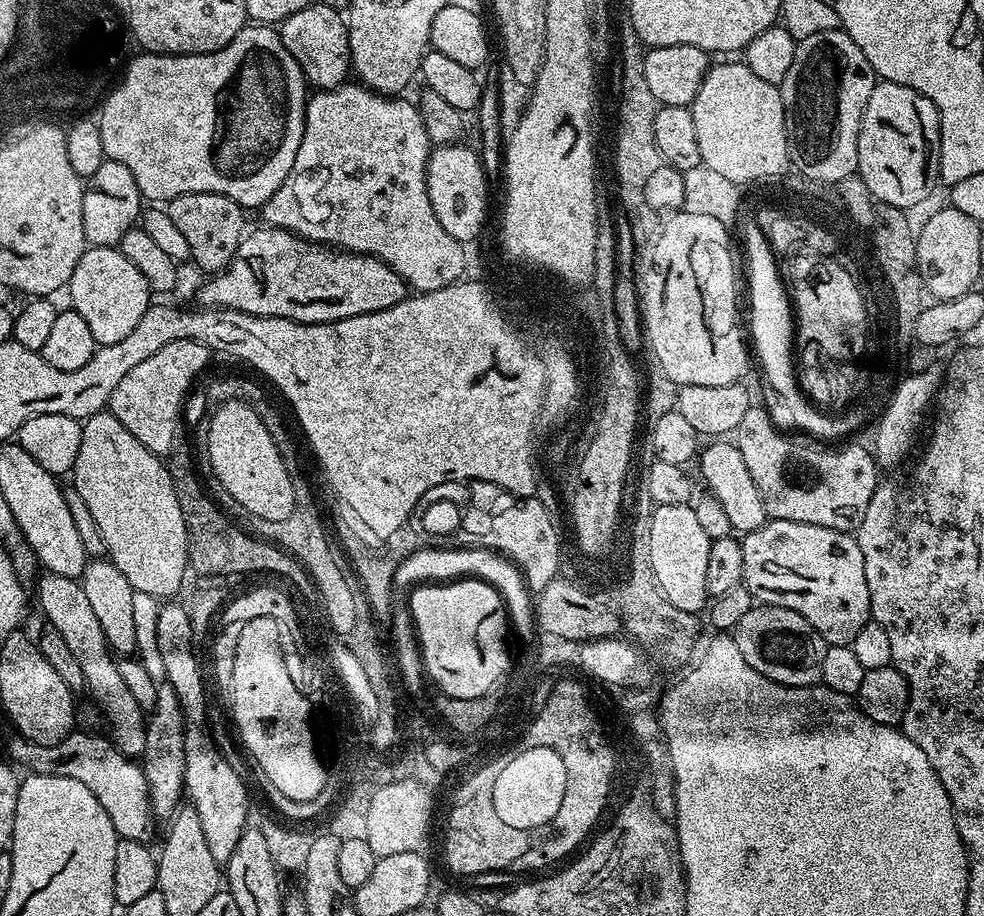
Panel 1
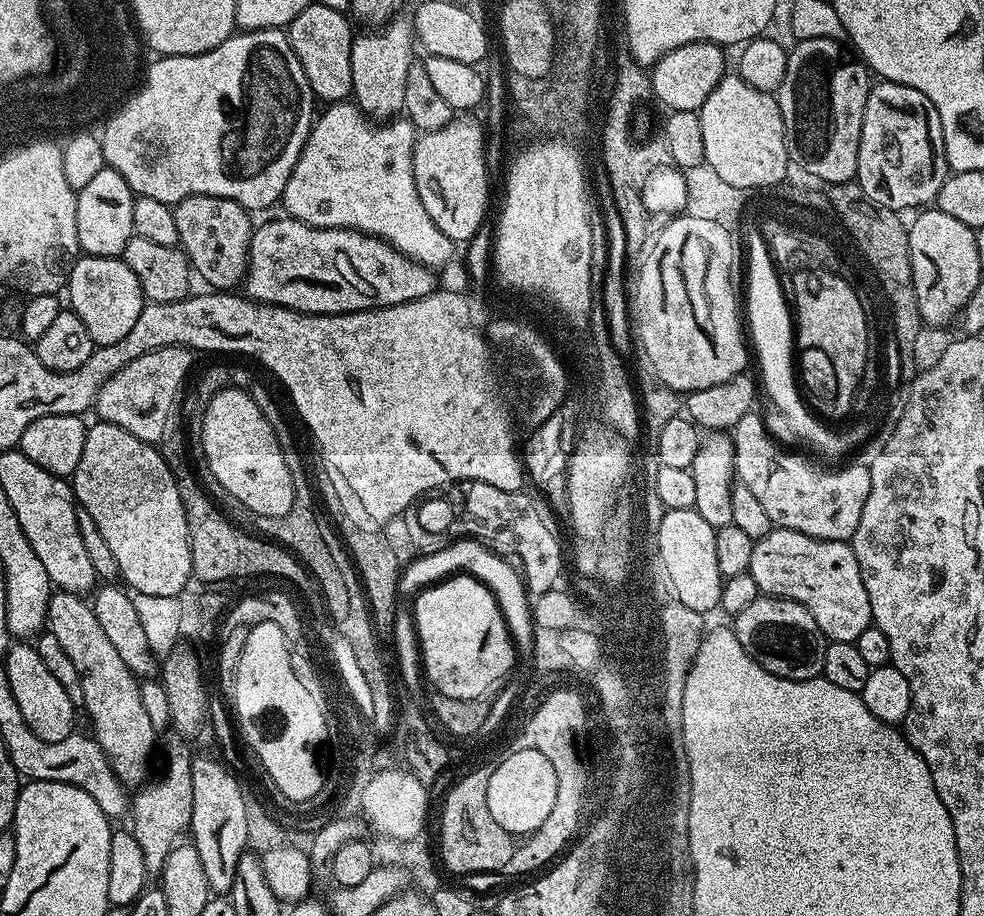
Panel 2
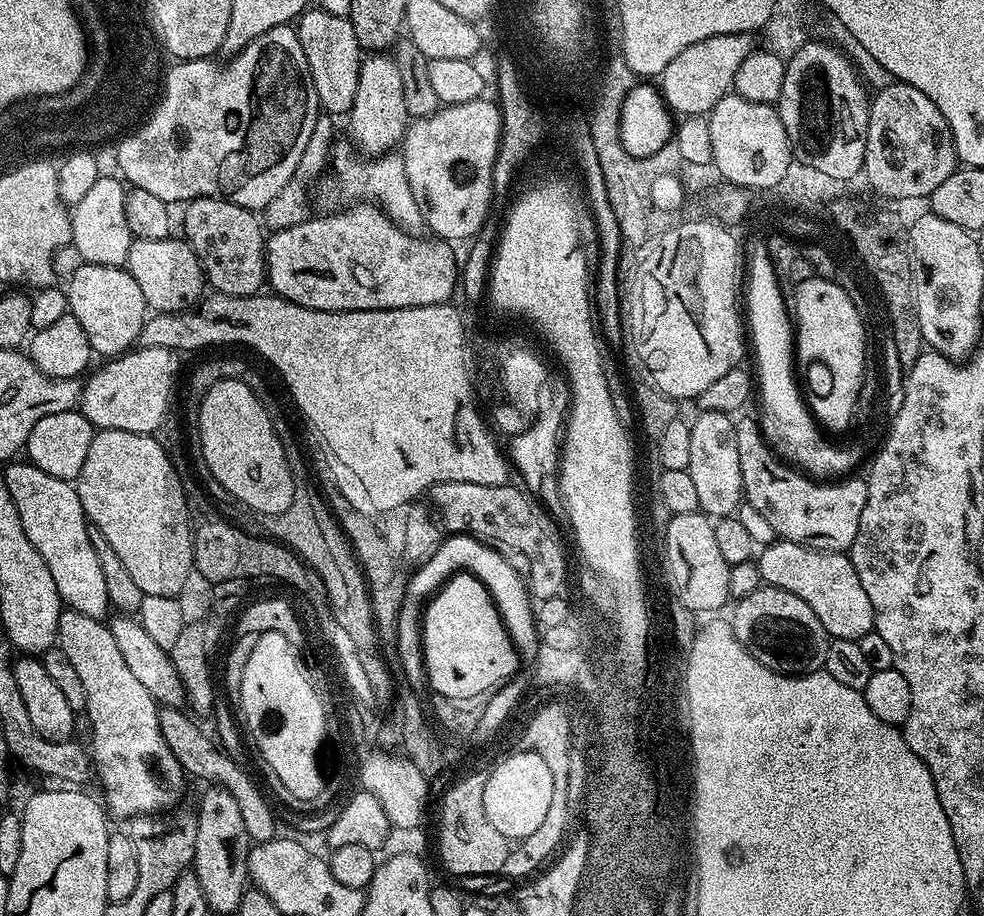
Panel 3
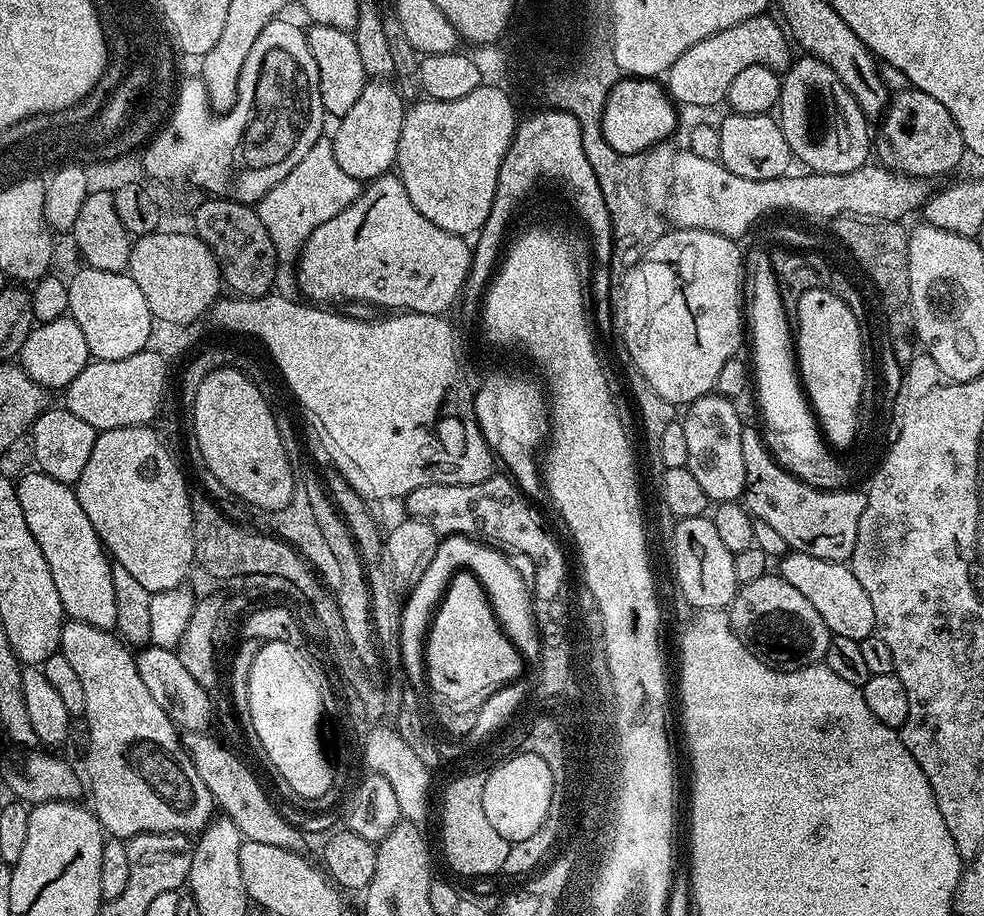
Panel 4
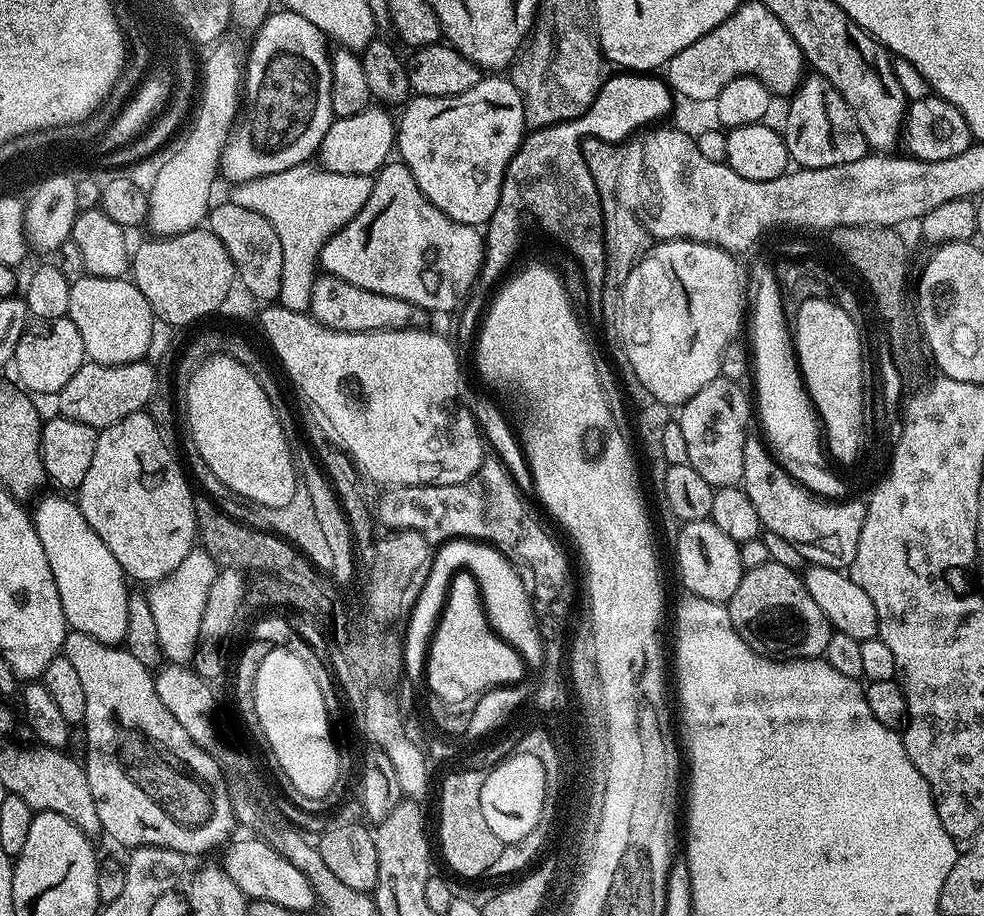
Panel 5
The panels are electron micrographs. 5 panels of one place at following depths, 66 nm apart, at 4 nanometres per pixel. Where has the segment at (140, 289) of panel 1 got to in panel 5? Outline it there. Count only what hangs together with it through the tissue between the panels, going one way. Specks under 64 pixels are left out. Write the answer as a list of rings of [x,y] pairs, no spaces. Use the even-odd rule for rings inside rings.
[[[80,274],[80,277],[72,280],[70,286],[70,310],[67,316],[72,319],[74,326],[78,326],[78,334],[82,334],[85,357],[91,363],[122,366],[133,364],[135,360],[144,360],[148,355],[154,317],[146,298],[142,298],[142,294],[131,279],[115,280]]]

